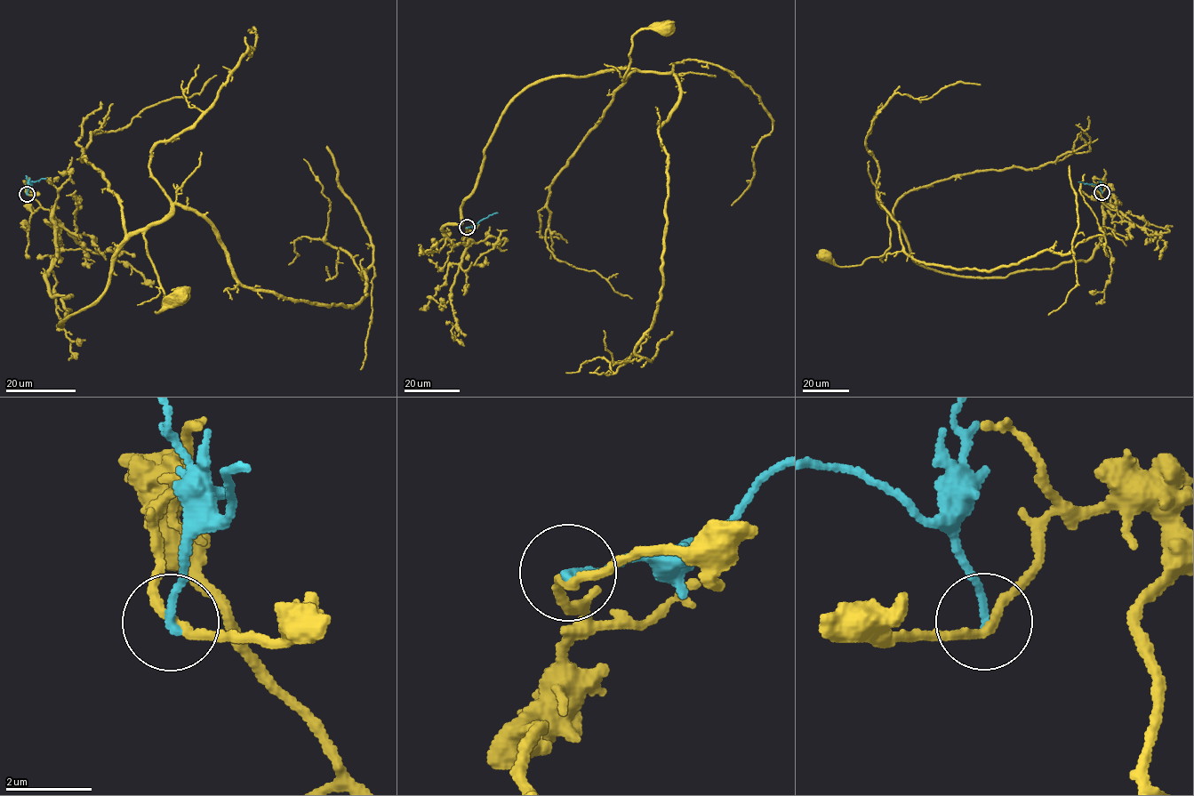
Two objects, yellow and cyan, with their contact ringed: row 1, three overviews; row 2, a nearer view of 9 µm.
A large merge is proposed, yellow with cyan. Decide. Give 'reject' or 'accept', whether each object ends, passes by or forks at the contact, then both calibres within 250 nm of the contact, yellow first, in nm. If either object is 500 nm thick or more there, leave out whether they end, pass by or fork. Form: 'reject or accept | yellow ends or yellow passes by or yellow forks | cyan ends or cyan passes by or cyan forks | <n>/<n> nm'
reject | yellow passes by | cyan ends | 200/200 nm

